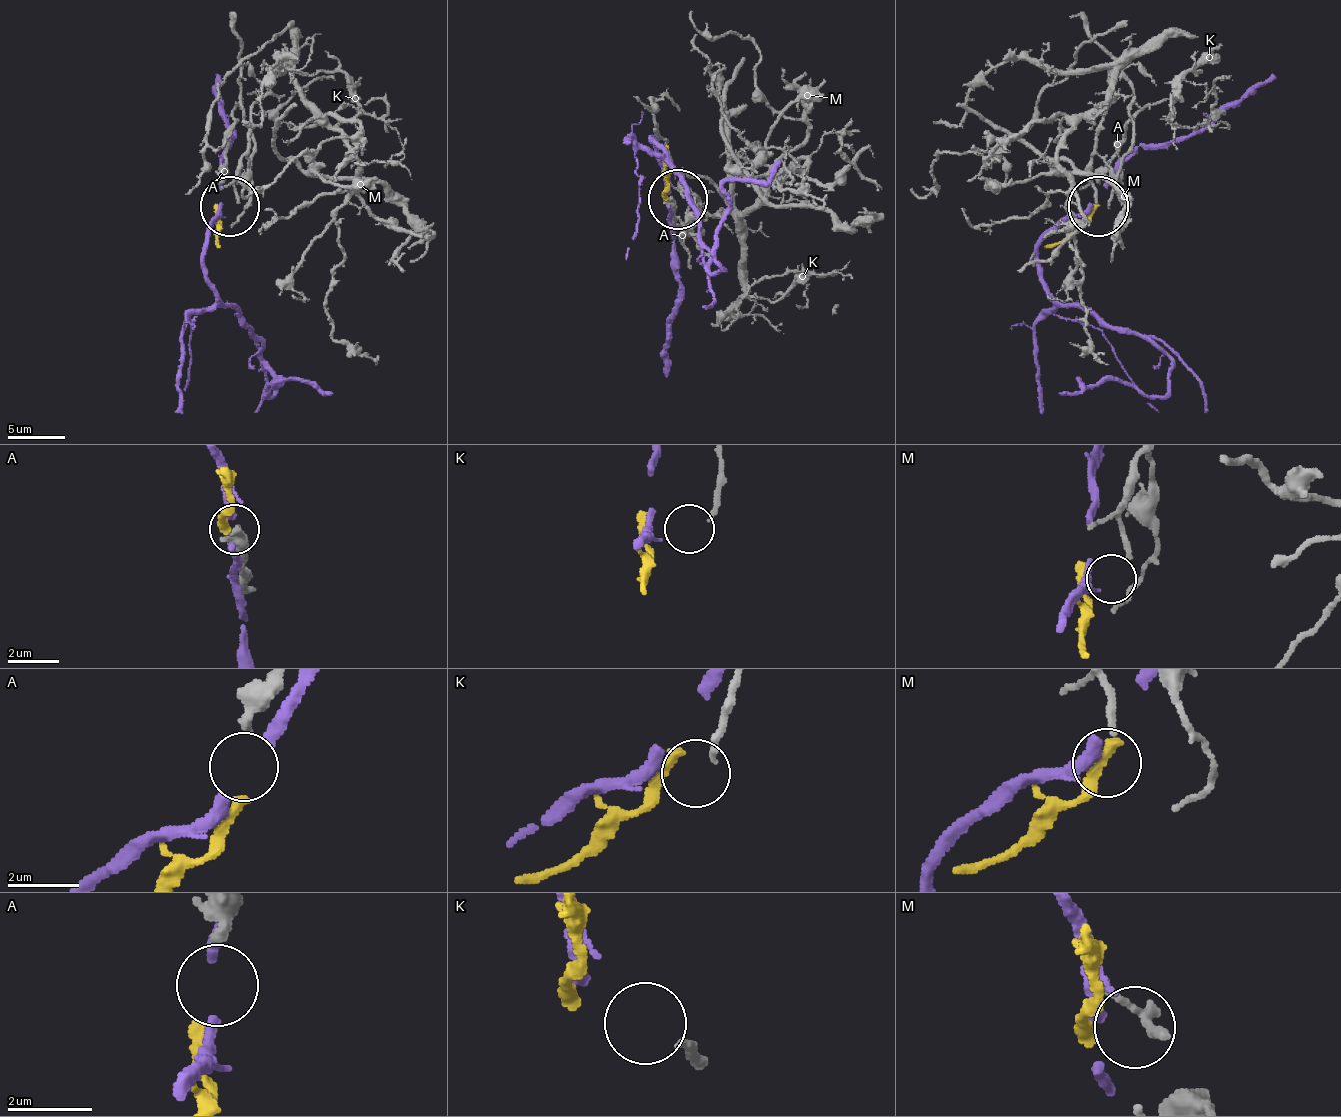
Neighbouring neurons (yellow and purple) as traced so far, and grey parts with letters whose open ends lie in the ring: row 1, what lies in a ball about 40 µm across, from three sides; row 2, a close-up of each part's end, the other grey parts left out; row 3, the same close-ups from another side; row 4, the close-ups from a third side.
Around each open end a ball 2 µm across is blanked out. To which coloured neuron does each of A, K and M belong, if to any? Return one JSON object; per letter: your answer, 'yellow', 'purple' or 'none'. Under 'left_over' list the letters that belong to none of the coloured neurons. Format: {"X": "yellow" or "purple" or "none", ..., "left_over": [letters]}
{"A": "yellow", "K": "none", "M": "none", "left_over": ["K", "M"]}

